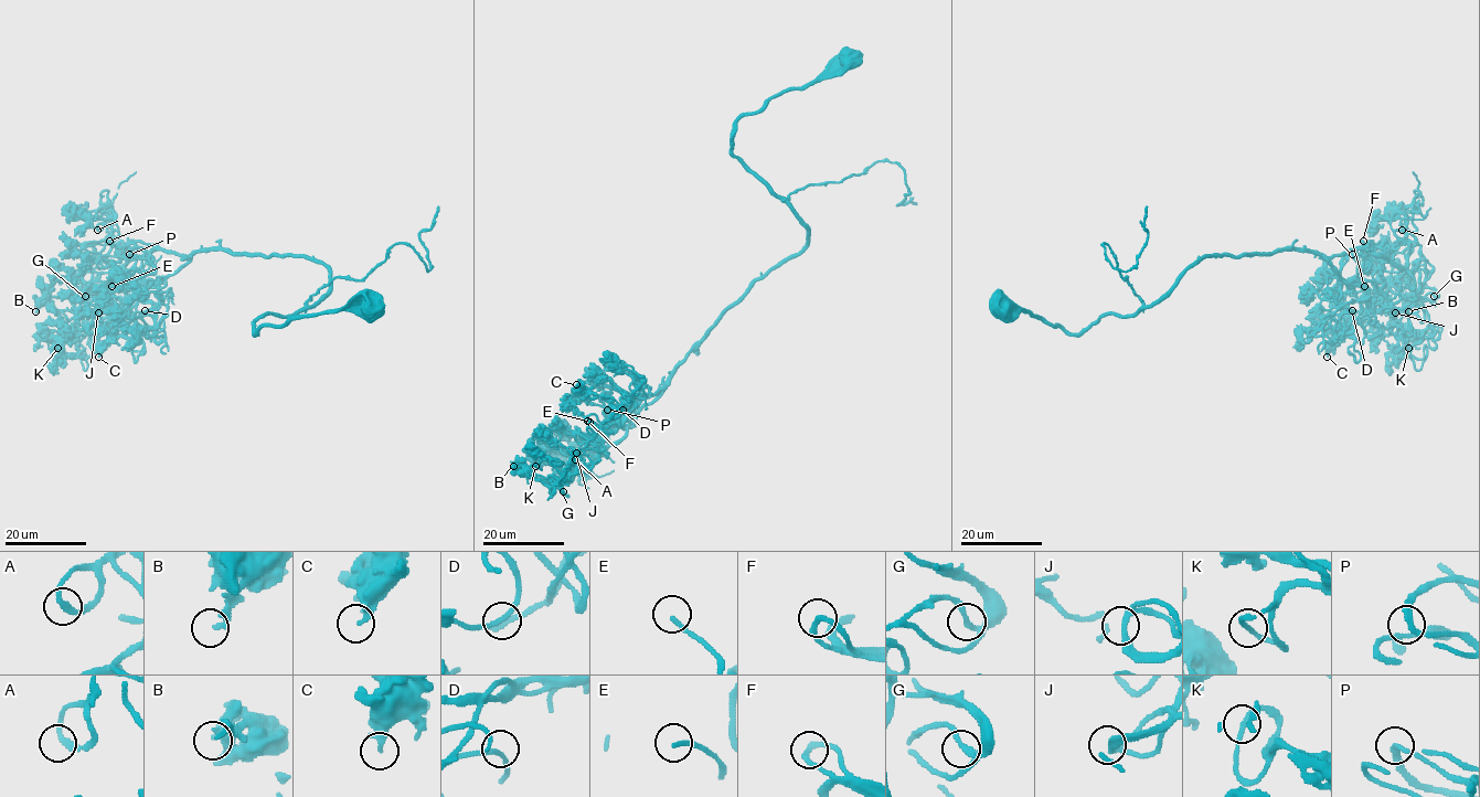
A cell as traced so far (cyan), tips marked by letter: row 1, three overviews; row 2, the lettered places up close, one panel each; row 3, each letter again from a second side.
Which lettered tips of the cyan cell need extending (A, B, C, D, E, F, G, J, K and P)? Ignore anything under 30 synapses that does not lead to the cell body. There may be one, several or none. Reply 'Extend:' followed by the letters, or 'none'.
Extend: E, F, P

